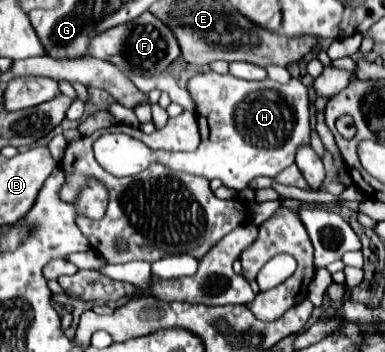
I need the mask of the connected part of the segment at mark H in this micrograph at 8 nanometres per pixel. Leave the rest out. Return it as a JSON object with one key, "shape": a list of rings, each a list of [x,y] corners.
{"shape":[[[205,72],[197,74],[189,80],[189,92],[197,100],[197,116],[199,116],[199,130],[201,130],[201,144],[195,152],[183,152],[181,156],[169,156],[165,164],[171,168],[187,170],[197,176],[205,176],[207,180],[219,178],[225,186],[241,192],[249,188],[251,180],[257,176],[269,176],[275,178],[279,172],[283,172],[287,166],[295,160],[295,150],[301,144],[309,144],[309,100],[307,100],[307,88],[299,80],[291,80],[289,84],[279,84],[273,80],[261,80],[261,82],[249,82],[235,78],[231,74],[217,74],[217,72]]]}

